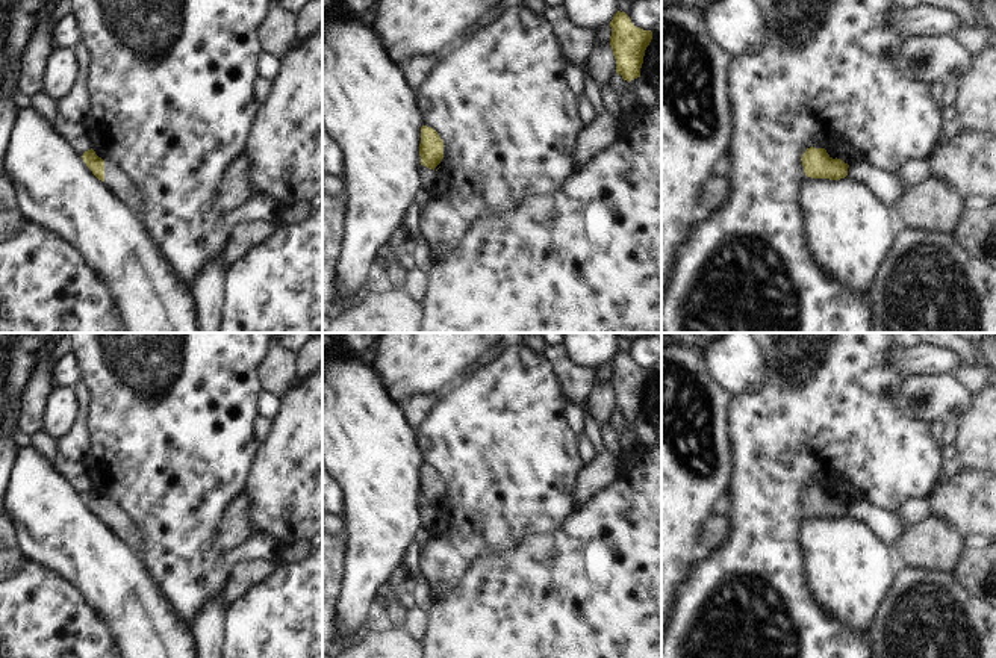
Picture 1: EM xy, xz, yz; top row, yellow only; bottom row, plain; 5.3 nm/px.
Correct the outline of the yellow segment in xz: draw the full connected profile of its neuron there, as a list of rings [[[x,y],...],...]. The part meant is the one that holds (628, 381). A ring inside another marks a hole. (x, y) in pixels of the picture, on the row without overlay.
[[[618,349],[610,360],[610,384],[616,398],[616,411],[631,421],[640,416],[645,389],[652,378],[651,369],[636,366],[625,351]]]

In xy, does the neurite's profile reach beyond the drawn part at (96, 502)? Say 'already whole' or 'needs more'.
needs more

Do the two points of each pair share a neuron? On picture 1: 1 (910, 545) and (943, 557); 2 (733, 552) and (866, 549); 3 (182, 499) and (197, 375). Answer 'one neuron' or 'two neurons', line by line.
1: one neuron
2: two neurons
3: one neuron

